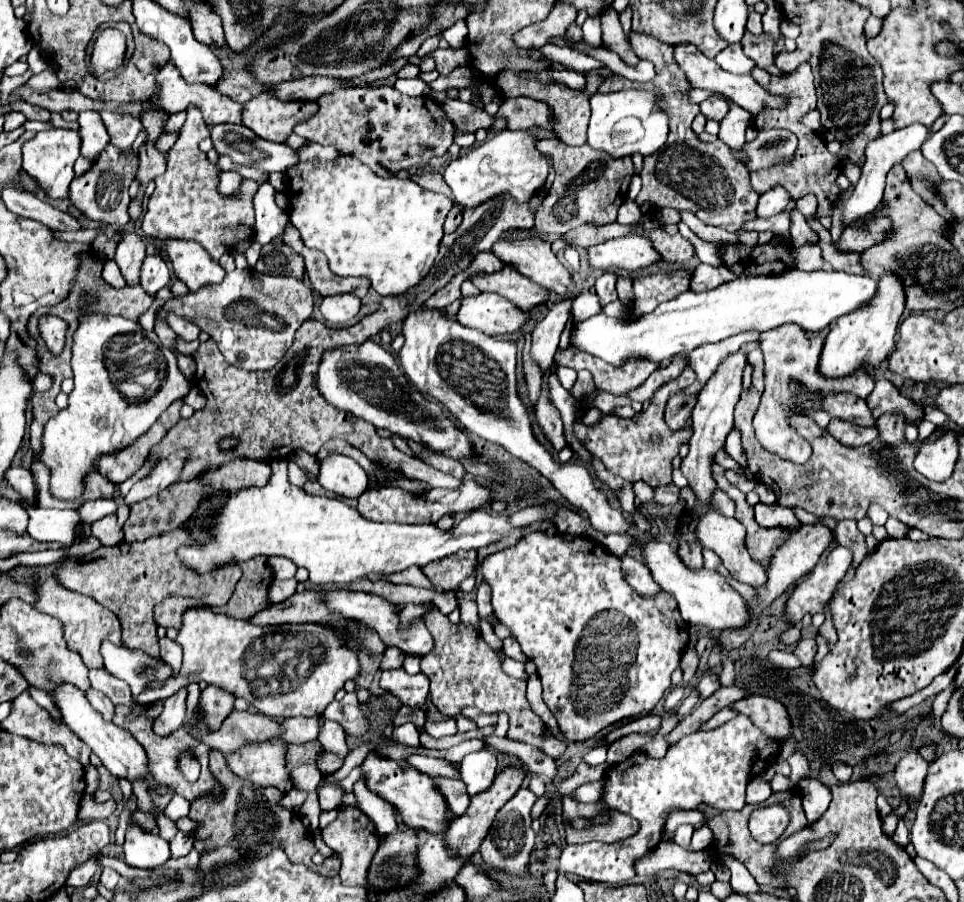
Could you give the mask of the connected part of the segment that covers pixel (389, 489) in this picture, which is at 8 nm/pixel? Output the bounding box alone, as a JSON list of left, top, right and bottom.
[357,480,491,524]

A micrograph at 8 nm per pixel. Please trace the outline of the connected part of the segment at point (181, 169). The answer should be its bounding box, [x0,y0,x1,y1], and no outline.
[143,104,257,260]

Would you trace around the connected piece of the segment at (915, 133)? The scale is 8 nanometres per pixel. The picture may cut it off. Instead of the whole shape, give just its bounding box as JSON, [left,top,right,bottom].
[843,124,927,228]

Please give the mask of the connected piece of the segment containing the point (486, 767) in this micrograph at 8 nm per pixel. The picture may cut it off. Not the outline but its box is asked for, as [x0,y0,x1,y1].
[461,748,497,796]

